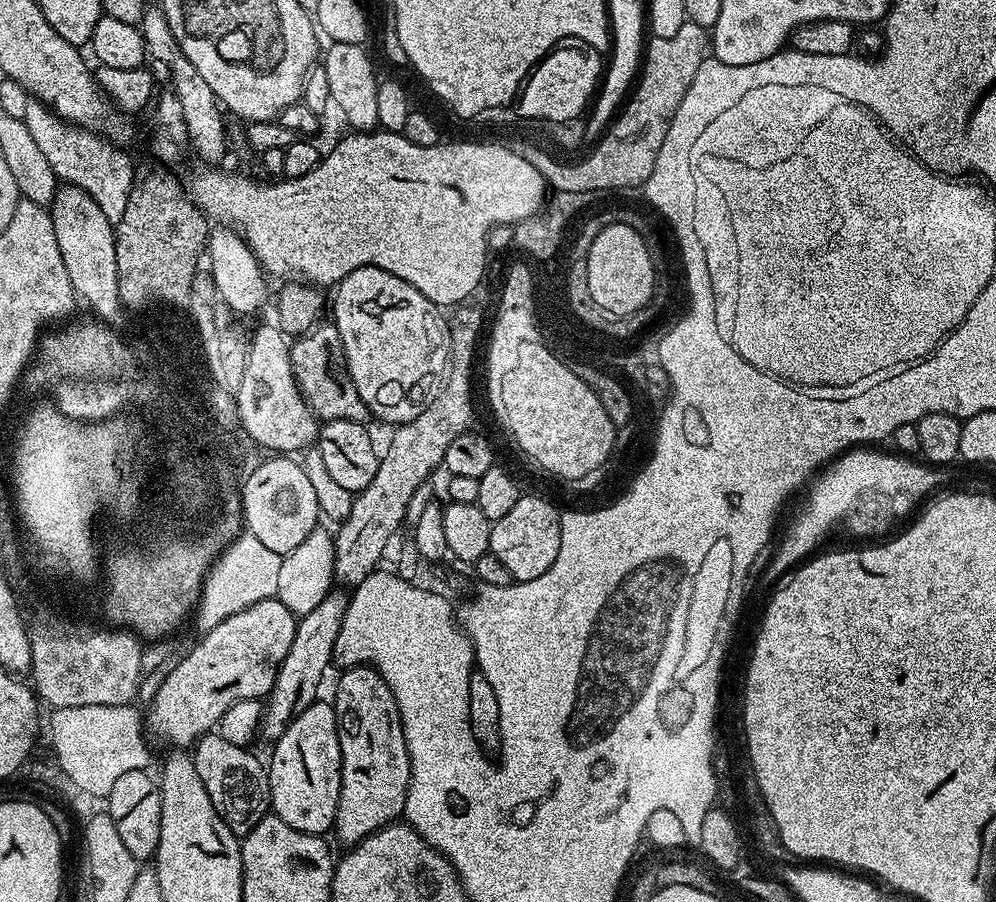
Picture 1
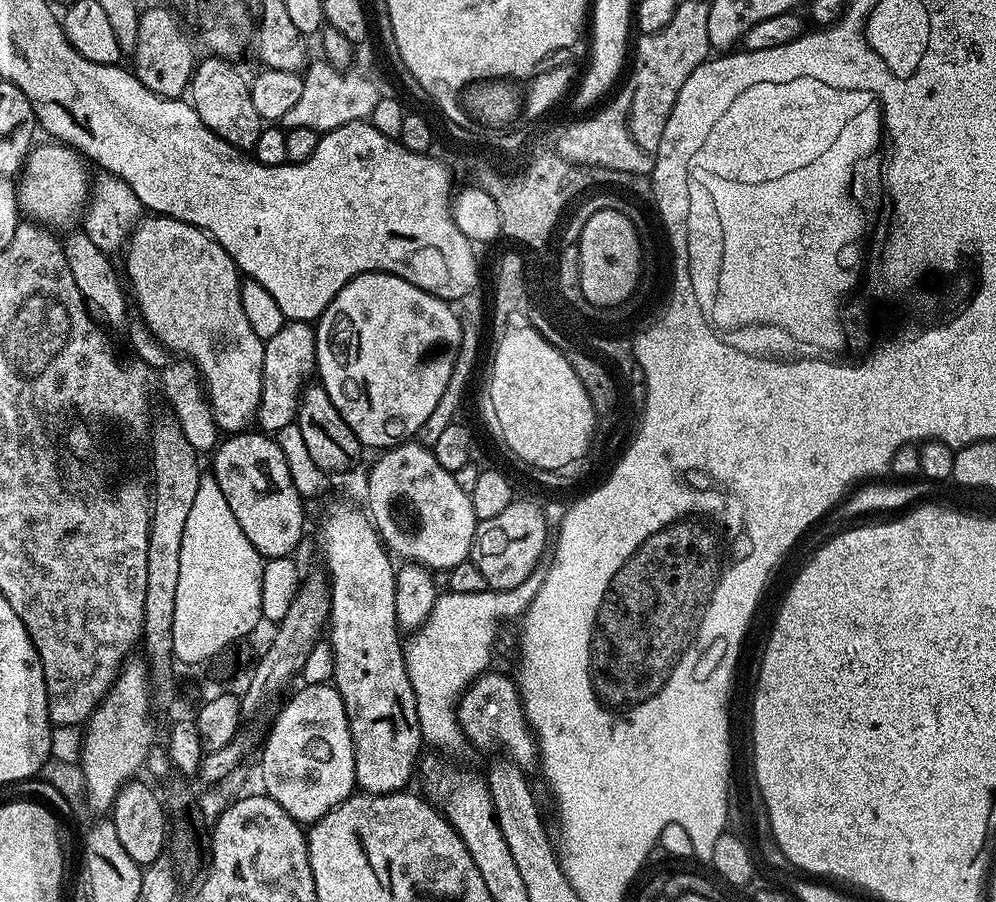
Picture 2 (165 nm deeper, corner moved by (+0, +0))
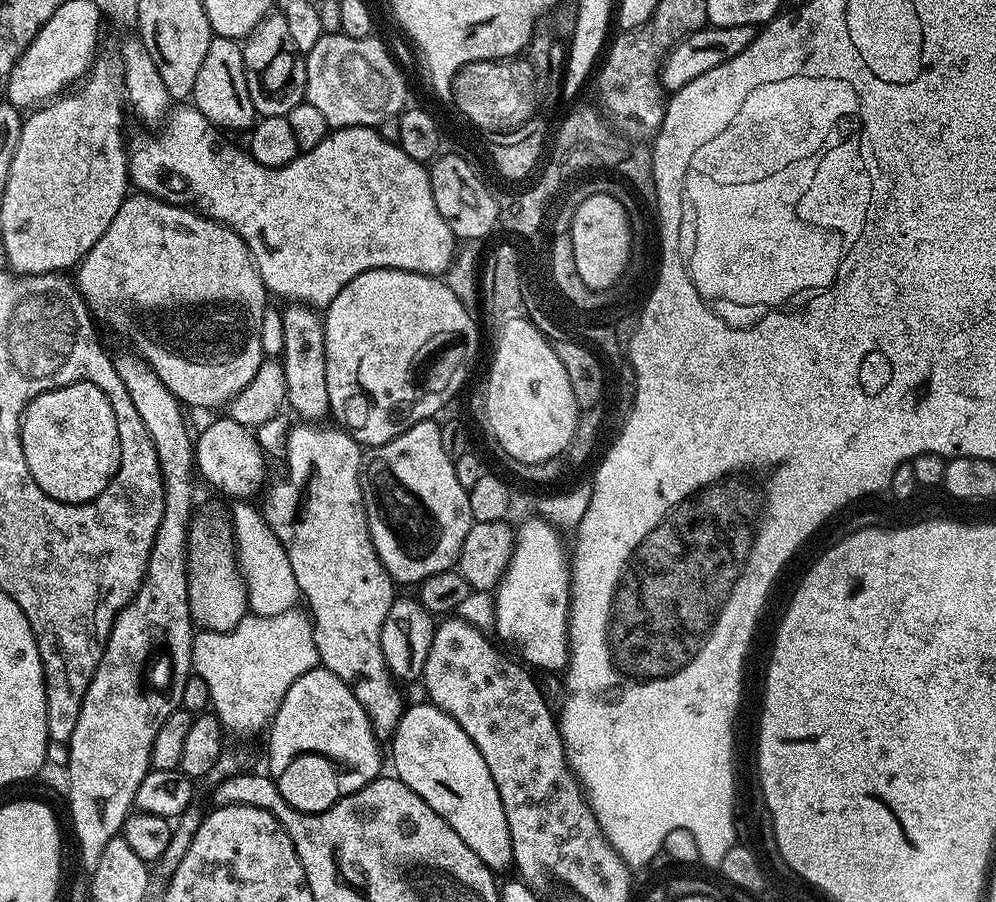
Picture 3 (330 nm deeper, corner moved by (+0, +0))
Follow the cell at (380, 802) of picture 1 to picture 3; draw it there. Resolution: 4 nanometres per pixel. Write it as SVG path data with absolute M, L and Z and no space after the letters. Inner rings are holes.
M296 422L292 429L288 432L288 441L284 444L284 464L288 469L284 472L284 480L280 480L277 484L272 484L268 488L268 493L264 496L264 504L262 503L262 513L269 524L270 529L278 536L279 542L285 547L286 555L290 558L291 569L294 570L294 577L297 578L297 584L300 587L301 597L306 601L307 611L310 613L312 621L312 633L314 634L314 642L318 646L318 654L320 655L320 664L328 668L338 678L342 678L348 683L349 688L358 698L358 702L366 710L366 714L372 719L372 727L376 730L380 728L388 728L394 730L398 726L400 716L404 713L406 707L405 701L400 701L400 696L396 693L393 677L388 671L388 667L384 662L384 655L380 653L380 627L386 618L386 614L390 610L394 599L394 581L388 575L387 570L380 564L372 539L368 533L368 519L366 518L366 510L364 509L364 495L362 494L362 486L360 485L360 462L362 459L361 445L357 444L356 439L352 437L343 427L336 428L319 428L320 424L316 422Z

